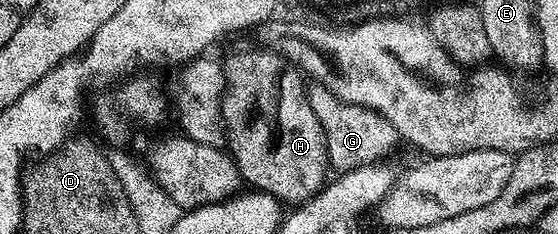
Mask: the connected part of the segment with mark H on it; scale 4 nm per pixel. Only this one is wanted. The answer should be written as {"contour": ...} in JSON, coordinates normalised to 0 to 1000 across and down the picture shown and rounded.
{"contour":[[[466,218],[432,222],[410,261],[401,261],[407,372],[403,415],[396,427],[396,504],[403,517],[409,611],[418,611],[414,662],[425,692],[434,774],[448,808],[486,829],[513,876],[538,880],[582,799],[591,748],[582,560],[572,504],[565,504],[565,470],[557,470],[550,359],[541,312],[520,282],[511,244],[496,222]]]}

